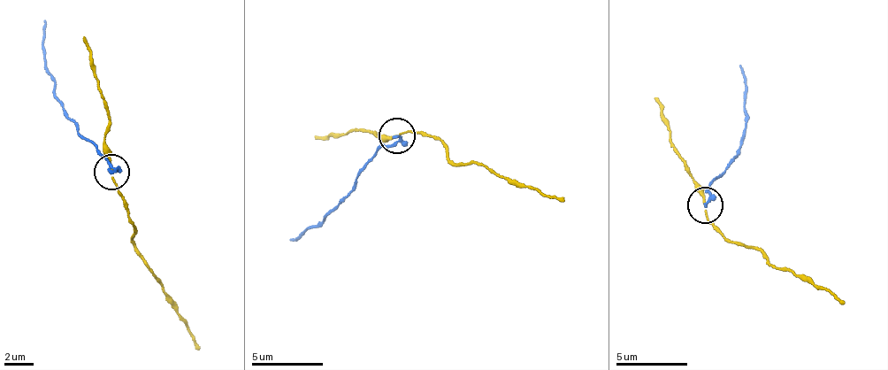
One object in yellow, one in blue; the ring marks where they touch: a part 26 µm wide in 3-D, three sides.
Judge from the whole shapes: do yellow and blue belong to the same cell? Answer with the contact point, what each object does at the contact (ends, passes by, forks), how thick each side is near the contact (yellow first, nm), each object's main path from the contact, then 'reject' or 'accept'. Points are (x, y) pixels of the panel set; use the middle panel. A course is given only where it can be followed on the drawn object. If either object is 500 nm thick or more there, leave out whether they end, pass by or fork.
(397, 135) | yellow passes by | blue ends | 110/280 nm | yellow via (396, 134), (419, 130), (457, 163), (491, 169), (562, 202) | blue via (396, 134), (356, 175), (327, 215), (291, 240) | reject

